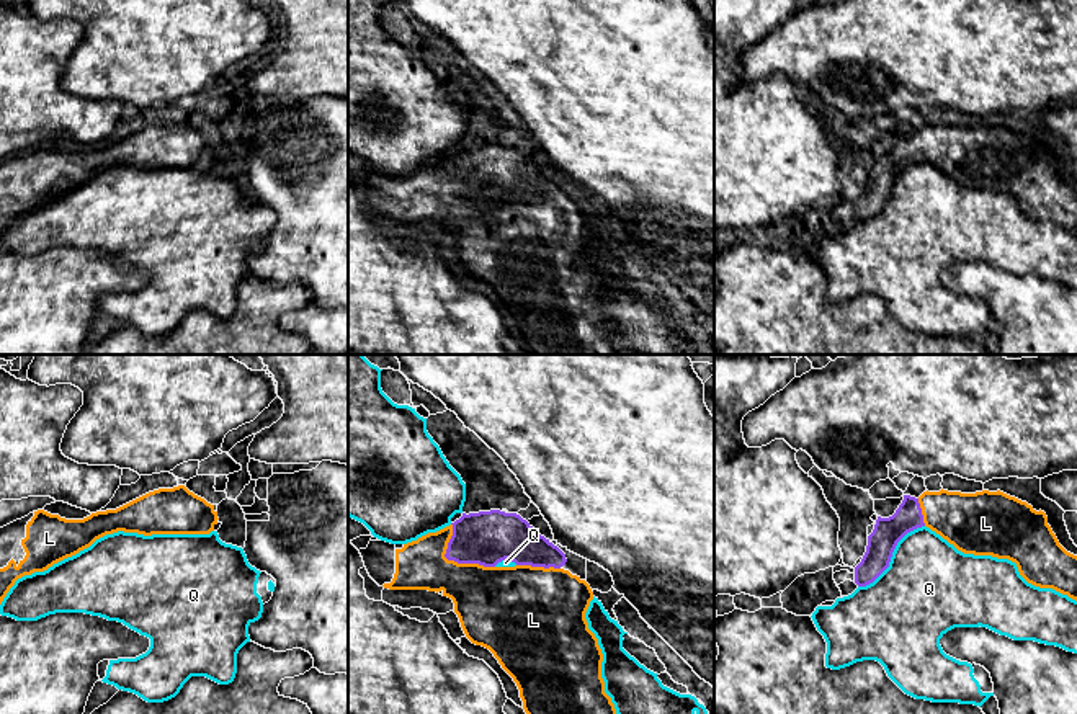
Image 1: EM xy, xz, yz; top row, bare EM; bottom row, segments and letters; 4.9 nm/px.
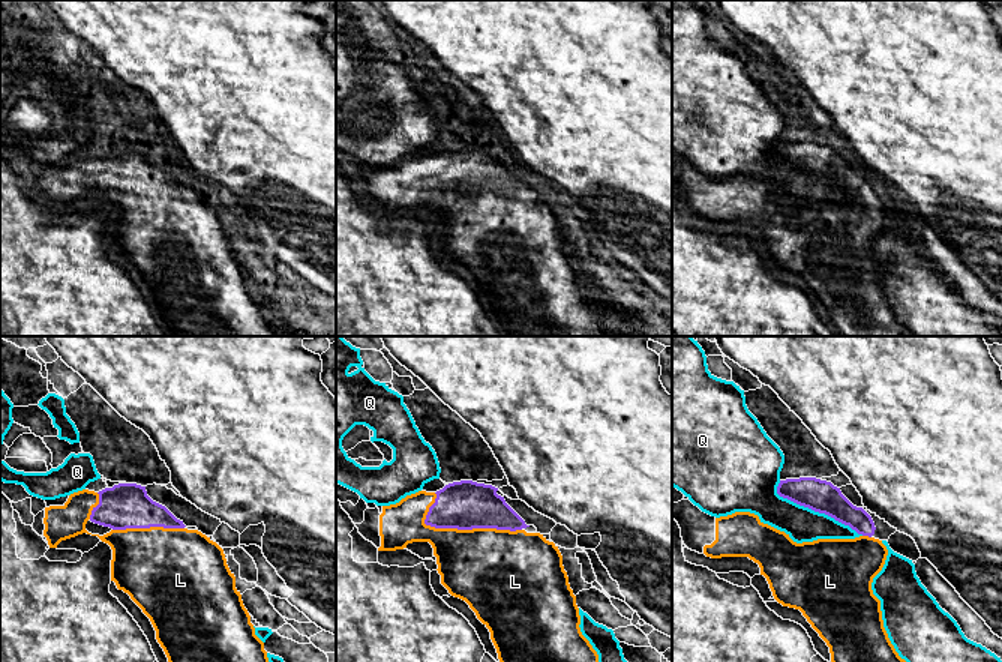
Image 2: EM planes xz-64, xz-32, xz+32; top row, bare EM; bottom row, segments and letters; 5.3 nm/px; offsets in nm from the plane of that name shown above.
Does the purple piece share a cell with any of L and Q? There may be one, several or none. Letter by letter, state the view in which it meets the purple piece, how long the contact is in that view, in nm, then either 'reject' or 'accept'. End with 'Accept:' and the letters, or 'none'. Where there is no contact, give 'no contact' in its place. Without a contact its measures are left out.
L: xz | 300 nm | accept
Q: yz | 440 nm | reject
Accept: L

